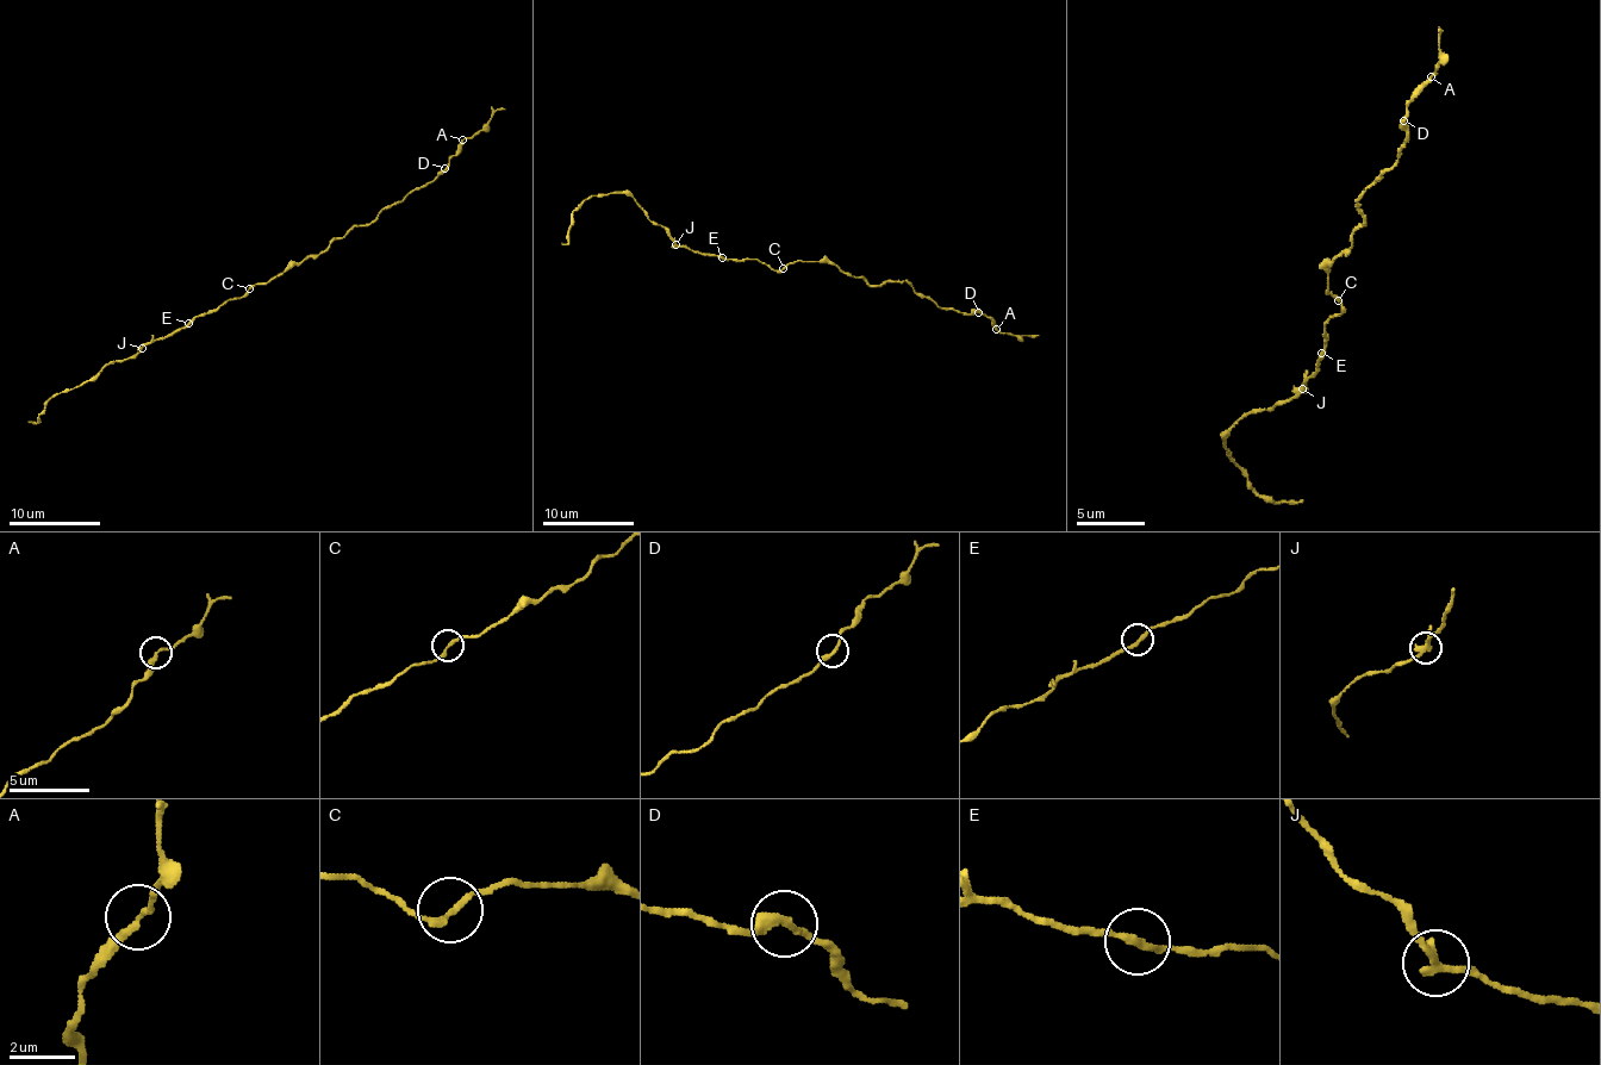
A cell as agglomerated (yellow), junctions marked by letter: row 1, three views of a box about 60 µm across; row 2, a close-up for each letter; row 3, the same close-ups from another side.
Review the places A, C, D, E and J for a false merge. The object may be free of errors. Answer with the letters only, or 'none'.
J

